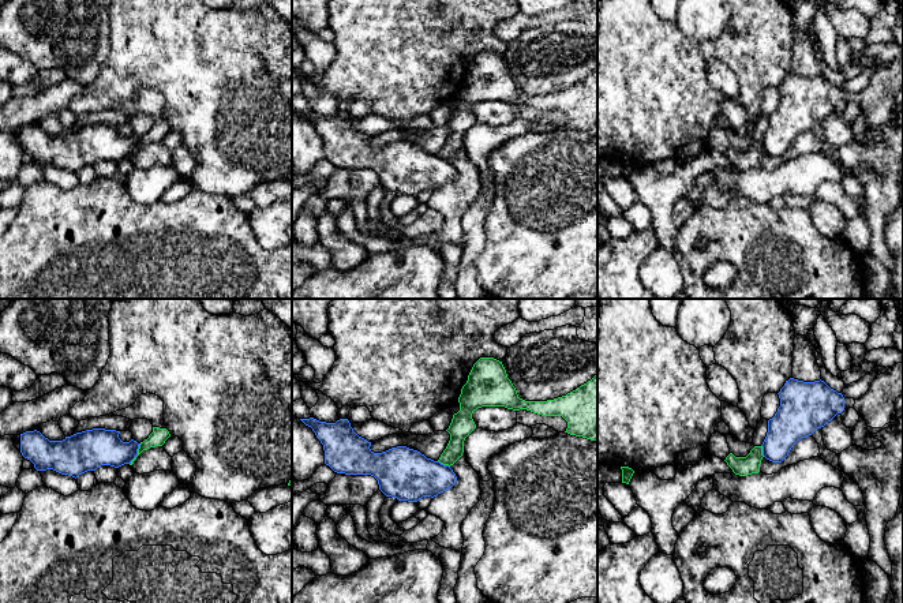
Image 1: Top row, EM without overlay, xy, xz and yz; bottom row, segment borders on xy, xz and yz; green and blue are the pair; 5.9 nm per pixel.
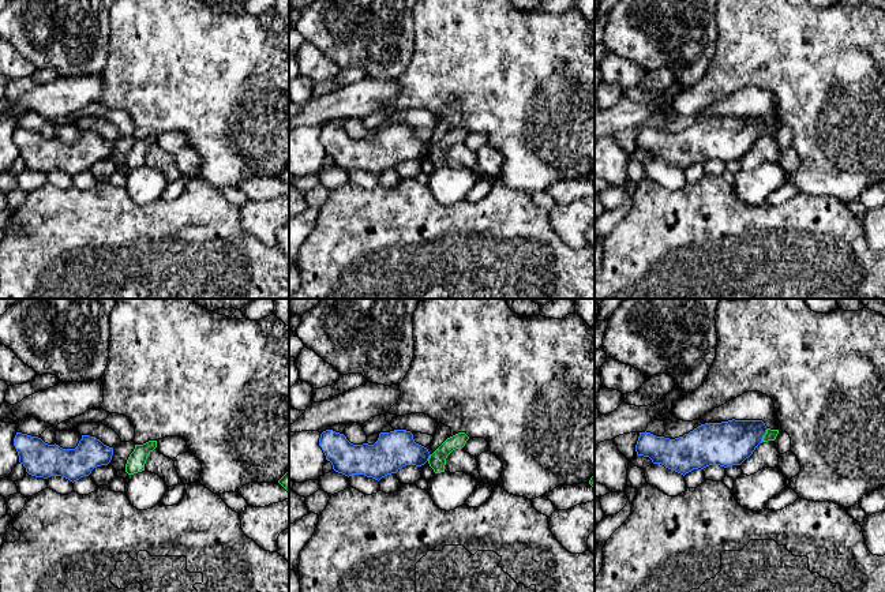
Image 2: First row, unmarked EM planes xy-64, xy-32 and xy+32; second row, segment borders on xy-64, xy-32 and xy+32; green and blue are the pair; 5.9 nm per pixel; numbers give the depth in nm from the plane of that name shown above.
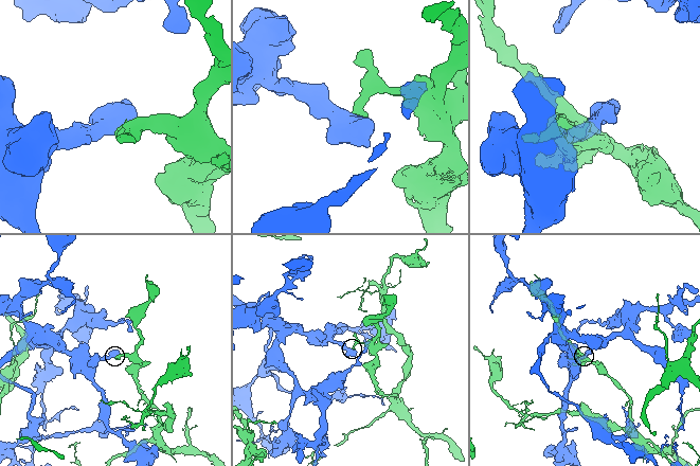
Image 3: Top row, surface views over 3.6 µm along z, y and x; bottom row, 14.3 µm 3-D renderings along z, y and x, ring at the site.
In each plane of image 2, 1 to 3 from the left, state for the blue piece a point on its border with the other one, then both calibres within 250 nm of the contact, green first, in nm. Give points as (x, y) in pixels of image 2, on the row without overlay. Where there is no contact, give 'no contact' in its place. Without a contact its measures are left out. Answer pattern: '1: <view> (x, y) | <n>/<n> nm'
1: no contact
2: xy-32 (430, 152) | 100/220 nm
3: xy+32 (764, 130) | 60/260 nm

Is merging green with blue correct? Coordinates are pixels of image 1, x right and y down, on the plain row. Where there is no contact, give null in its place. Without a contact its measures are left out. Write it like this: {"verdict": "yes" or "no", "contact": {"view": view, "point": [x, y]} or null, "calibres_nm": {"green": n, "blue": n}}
{"verdict": "no", "contact": {"view": "xy", "point": [138, 149]}, "calibres_nm": {"green": 100, "blue": 220}}

